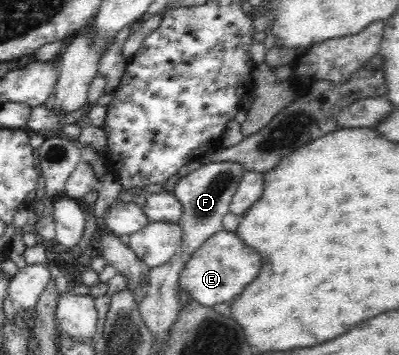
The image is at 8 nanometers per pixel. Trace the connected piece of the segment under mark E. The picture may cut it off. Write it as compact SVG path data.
M222 229L208 237L182 268L179 277L179 289L188 291L190 299L196 300L204 307L213 308L218 303L230 305L230 301L242 293L254 277L258 277L262 261L254 249L243 243L235 232Z

